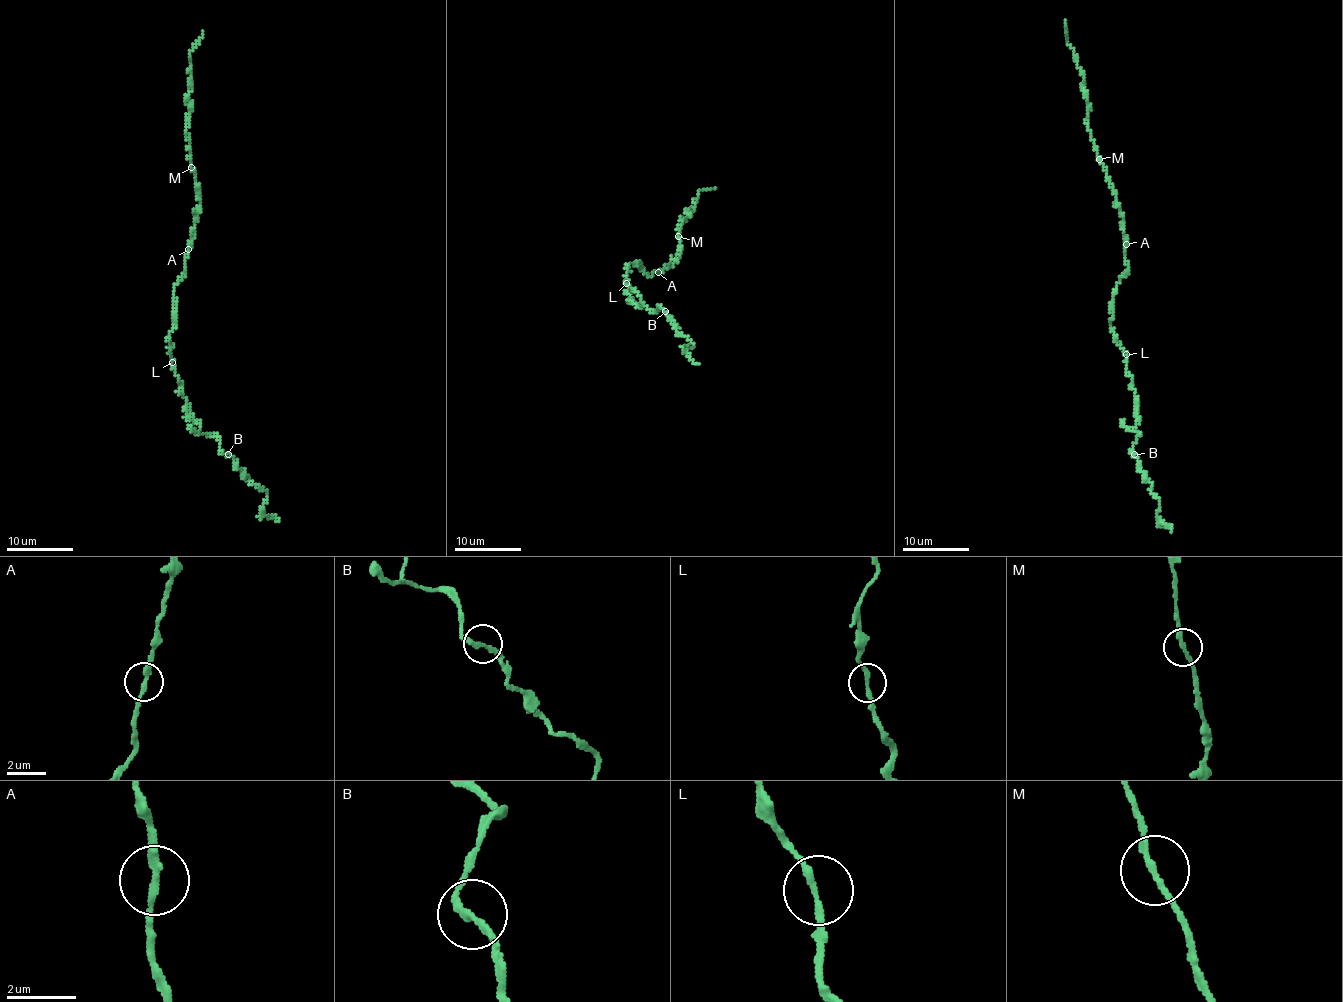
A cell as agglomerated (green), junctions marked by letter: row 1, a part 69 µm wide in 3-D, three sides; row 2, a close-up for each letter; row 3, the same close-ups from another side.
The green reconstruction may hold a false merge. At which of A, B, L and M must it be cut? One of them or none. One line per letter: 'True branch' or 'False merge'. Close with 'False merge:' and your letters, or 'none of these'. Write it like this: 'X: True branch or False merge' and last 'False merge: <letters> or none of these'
A: True branch
B: True branch
L: True branch
M: True branch
False merge: none of these

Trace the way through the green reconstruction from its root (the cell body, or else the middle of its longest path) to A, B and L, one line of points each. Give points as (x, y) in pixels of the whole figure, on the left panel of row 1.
A: (174, 300), (175, 285), (184, 274), (187, 250)
B: (174, 300), (170, 353), (180, 394), (200, 431), (214, 436), (227, 454)
L: (174, 300), (175, 327), (170, 334), (172, 362)

